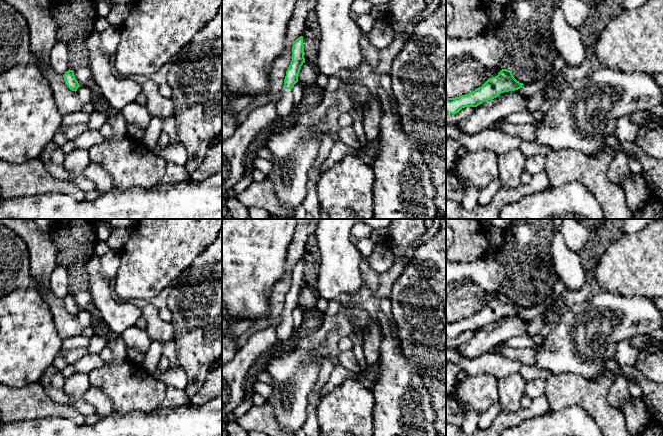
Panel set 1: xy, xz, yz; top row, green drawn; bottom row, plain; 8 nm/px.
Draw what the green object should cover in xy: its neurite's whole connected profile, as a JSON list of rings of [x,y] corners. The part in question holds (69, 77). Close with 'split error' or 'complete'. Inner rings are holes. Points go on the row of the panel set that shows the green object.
[[[68,70],[65,72],[65,74],[63,75],[65,84],[67,85],[67,87],[72,90],[72,91],[77,91],[77,89],[80,87],[78,81],[75,78],[74,75],[74,71],[73,70]]] | complete

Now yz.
[[[502,69],[497,76],[489,78],[481,87],[455,98],[446,98],[446,114],[456,114],[465,107],[477,107],[501,93],[515,91],[524,84],[517,81],[511,70]]] | complete

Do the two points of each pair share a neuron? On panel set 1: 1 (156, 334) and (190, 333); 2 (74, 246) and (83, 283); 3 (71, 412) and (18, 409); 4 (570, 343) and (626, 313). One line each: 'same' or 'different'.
1: different
2: same
3: same
4: same

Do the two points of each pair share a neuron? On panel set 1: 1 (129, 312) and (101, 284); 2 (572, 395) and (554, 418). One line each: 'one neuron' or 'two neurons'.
1: one neuron
2: two neurons

